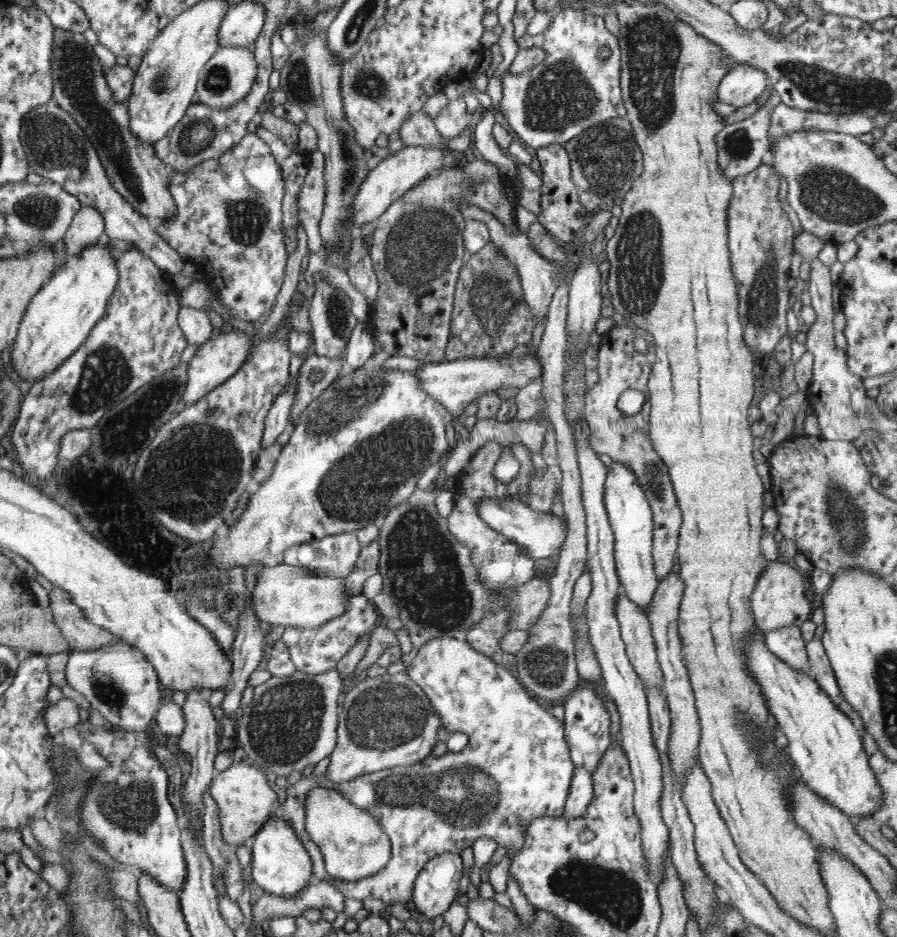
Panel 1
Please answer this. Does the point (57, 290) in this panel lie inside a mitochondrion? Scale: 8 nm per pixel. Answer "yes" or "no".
no

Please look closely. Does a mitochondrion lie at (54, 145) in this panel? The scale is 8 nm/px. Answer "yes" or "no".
yes

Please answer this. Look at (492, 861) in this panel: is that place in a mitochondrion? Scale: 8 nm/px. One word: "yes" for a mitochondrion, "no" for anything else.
no

